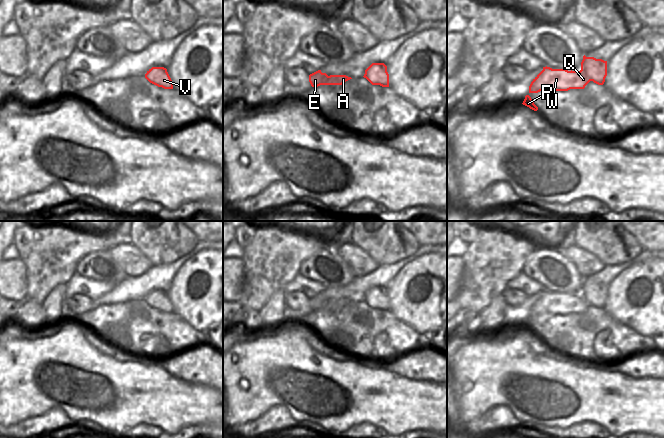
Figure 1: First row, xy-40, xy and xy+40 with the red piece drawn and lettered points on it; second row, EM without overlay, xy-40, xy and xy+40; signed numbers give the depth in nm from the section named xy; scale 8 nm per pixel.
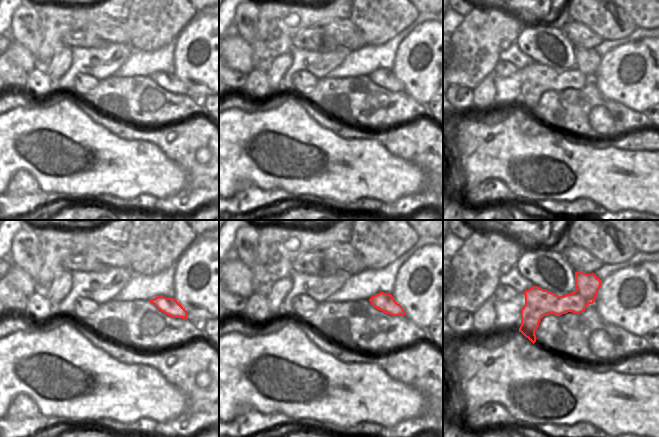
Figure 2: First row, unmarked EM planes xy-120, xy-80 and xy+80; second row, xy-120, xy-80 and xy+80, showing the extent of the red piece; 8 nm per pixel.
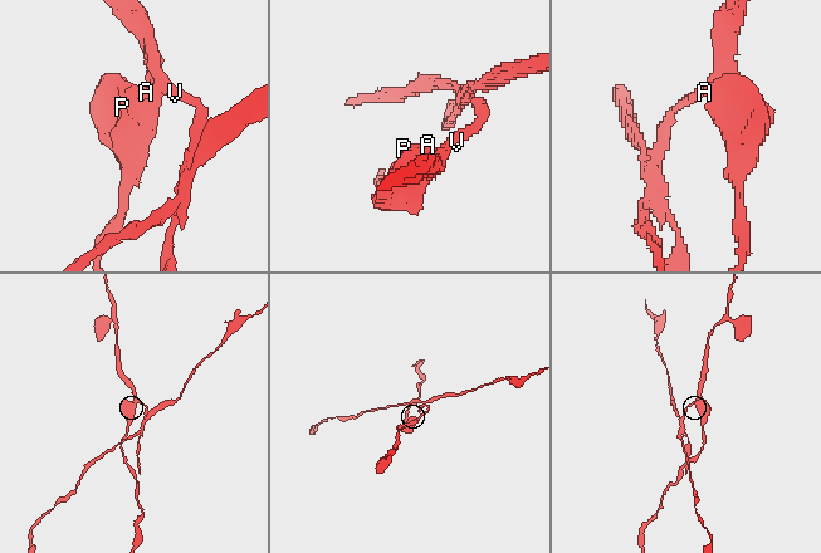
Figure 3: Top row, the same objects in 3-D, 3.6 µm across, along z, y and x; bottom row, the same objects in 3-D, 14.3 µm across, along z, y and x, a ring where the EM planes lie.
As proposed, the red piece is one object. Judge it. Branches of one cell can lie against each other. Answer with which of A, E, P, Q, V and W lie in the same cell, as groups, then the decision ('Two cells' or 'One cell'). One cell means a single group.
Groups: A E P Q W / V. Two cells.

